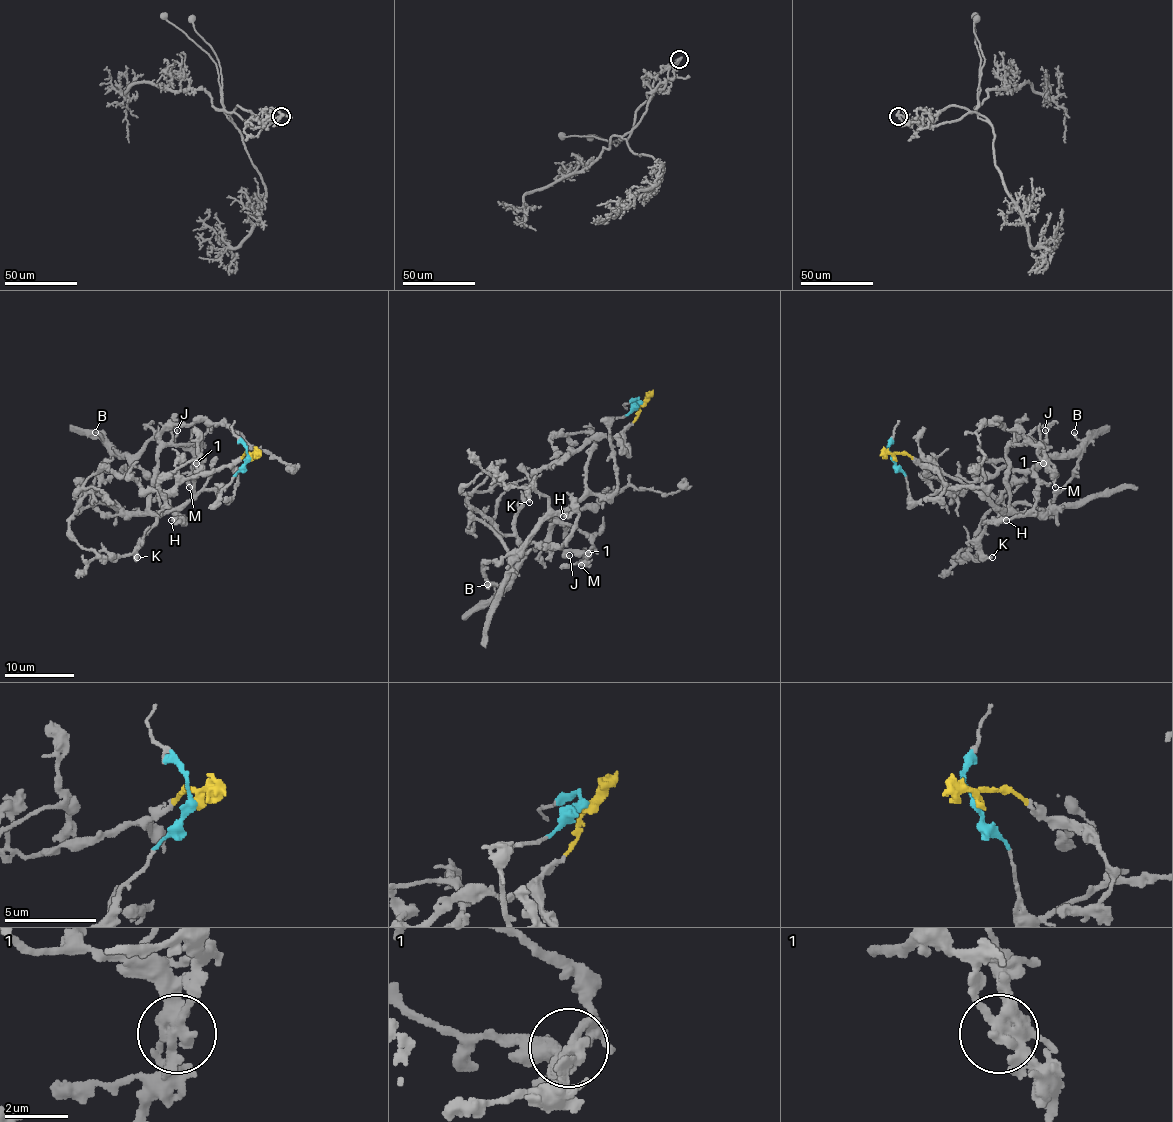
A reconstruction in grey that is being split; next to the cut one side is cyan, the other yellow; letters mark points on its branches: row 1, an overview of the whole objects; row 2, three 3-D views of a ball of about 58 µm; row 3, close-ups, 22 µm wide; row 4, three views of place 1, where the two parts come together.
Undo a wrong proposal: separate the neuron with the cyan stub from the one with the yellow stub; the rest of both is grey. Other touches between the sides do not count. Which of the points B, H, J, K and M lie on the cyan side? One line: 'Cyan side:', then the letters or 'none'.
Cyan side: K, M

